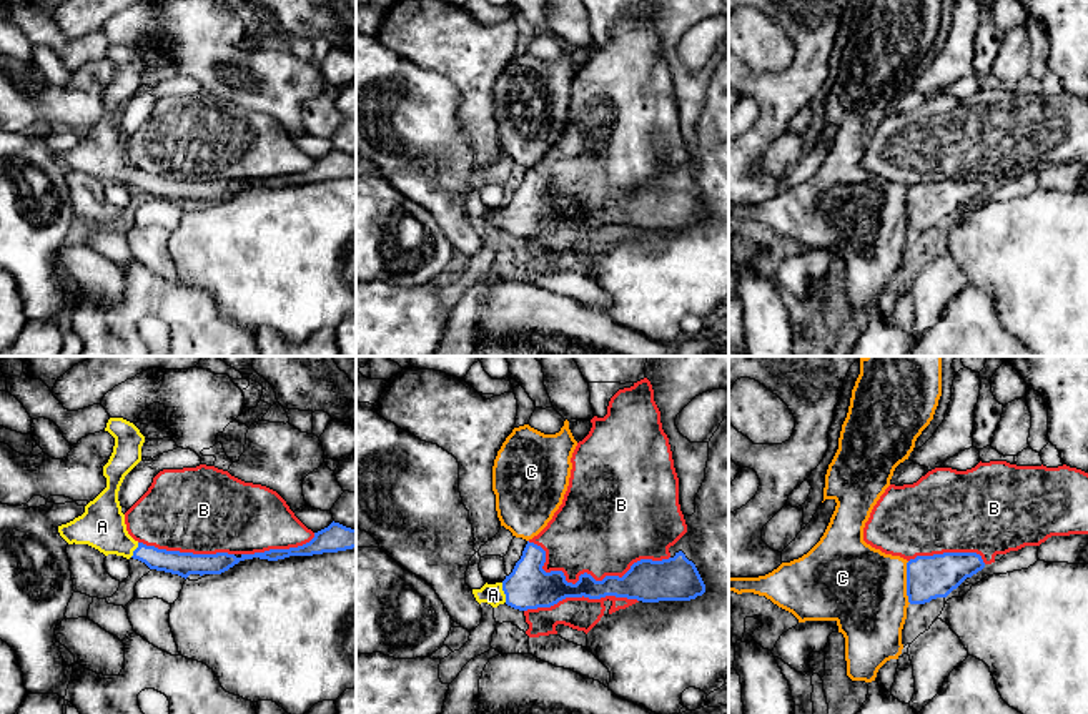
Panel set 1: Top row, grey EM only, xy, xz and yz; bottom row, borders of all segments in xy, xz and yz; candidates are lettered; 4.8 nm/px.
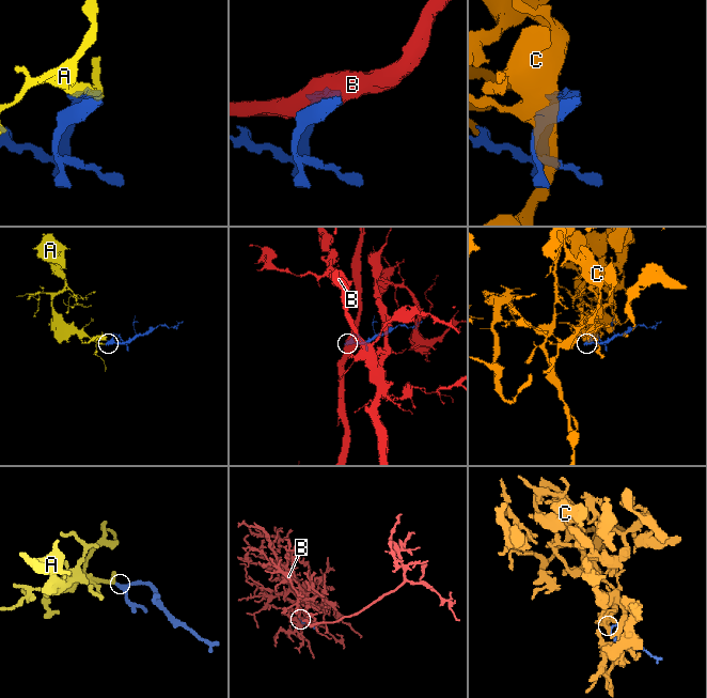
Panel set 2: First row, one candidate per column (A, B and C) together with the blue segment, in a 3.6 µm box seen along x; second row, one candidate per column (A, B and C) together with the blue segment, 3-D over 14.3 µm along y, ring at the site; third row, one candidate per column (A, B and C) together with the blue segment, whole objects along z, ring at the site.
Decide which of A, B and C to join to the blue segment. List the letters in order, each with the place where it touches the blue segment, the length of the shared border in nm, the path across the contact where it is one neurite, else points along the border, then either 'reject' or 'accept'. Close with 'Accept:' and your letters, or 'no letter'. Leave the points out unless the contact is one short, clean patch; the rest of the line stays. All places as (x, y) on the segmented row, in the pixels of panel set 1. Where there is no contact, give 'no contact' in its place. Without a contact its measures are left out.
A: contact xz (504, 593); length 100 nm; way xz (528, 586), (504, 593), (493, 594); accept
B: contact xz (586, 573); length 700 nm; reject
C: contact yz (907, 583); length 200 nm; reject
Accept: A

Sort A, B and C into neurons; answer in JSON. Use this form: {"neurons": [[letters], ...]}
{"neurons": [["A"], ["B"], ["C"]]}

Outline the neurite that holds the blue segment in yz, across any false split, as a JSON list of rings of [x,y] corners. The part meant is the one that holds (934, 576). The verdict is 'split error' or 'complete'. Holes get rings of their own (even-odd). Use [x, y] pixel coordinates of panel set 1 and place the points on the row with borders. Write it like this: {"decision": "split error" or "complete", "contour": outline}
{"decision": "complete", "contour": [[[943,553],[917,556],[907,563],[907,596],[910,604],[947,597],[967,578],[985,568],[977,553]]]}

